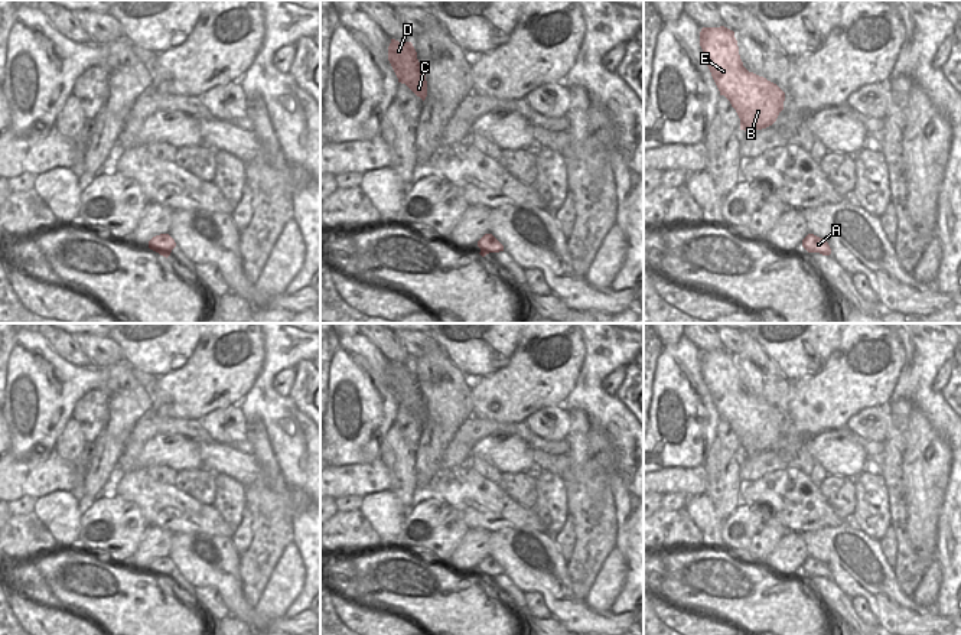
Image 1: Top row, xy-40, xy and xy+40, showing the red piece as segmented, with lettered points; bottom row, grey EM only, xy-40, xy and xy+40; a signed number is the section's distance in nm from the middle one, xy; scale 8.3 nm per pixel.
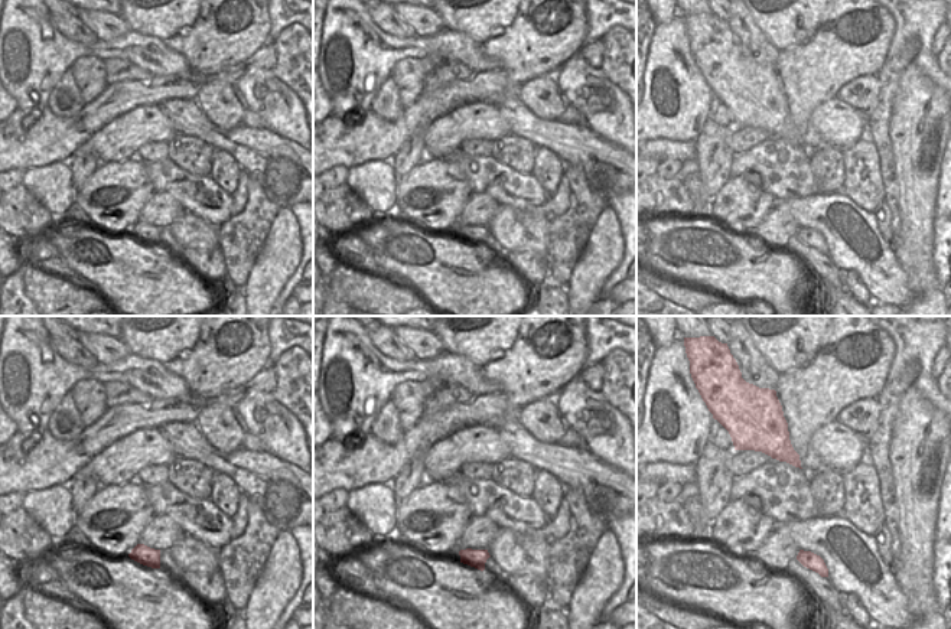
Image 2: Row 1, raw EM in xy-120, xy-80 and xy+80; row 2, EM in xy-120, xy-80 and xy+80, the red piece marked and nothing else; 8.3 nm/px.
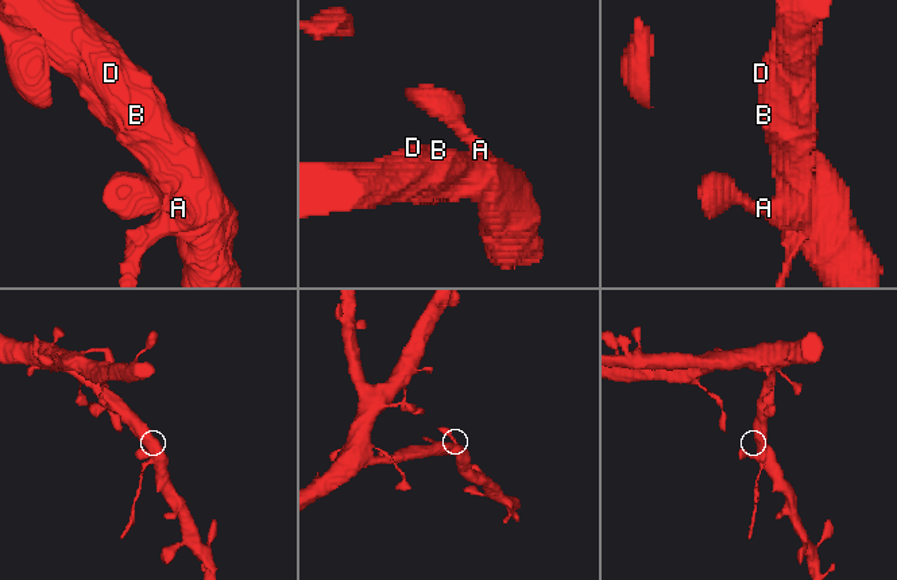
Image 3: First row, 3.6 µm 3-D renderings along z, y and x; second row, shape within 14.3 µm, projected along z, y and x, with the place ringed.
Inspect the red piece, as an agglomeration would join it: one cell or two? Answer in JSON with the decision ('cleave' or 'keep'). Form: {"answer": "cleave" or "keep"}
{"answer": "keep"}

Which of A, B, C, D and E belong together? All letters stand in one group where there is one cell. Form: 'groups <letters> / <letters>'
groups A B C D E

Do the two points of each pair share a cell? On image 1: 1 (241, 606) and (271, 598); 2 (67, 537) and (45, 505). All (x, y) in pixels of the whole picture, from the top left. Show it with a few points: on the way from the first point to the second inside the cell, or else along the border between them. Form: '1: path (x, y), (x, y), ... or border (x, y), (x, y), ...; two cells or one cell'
1: border (254, 608), (260, 616), (267, 619); two cells
2: path (65, 530), (65, 526), (52, 513); one cell

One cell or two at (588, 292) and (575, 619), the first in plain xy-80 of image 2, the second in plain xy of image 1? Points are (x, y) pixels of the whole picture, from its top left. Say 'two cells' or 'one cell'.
two cells

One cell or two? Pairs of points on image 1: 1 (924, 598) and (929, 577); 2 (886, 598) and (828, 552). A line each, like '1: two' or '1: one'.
1: one
2: one

